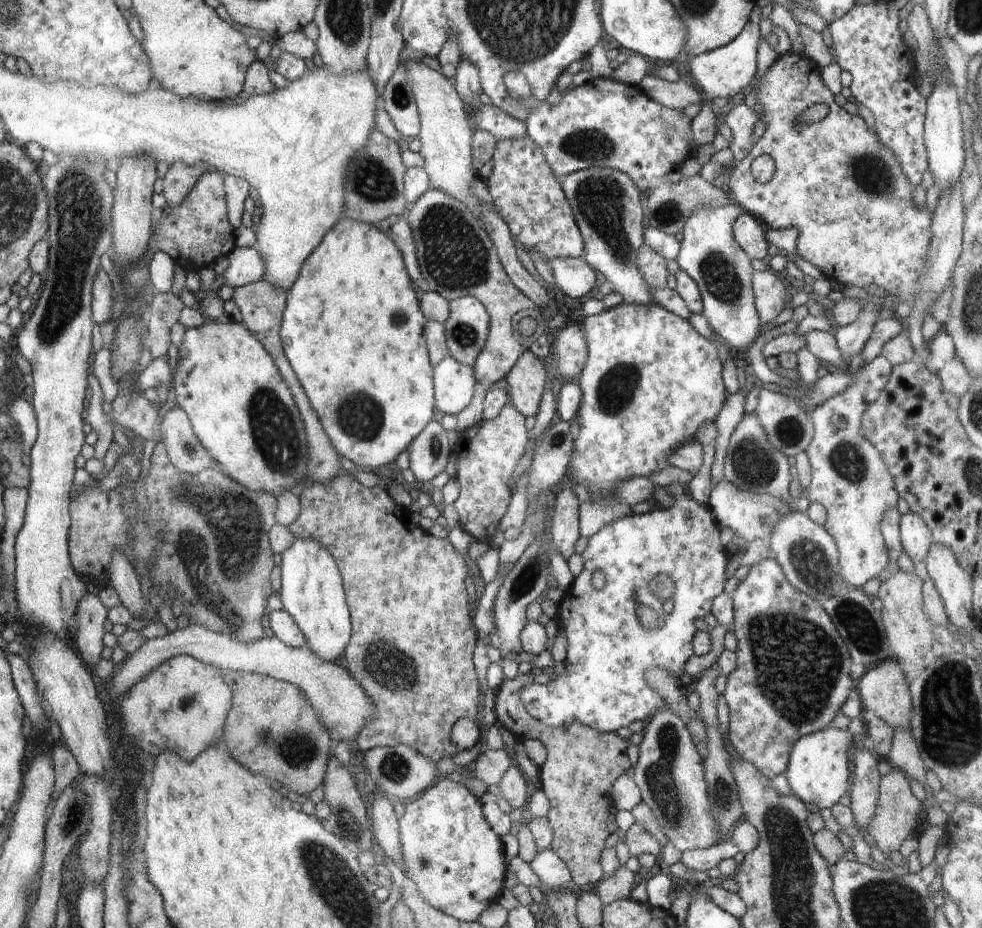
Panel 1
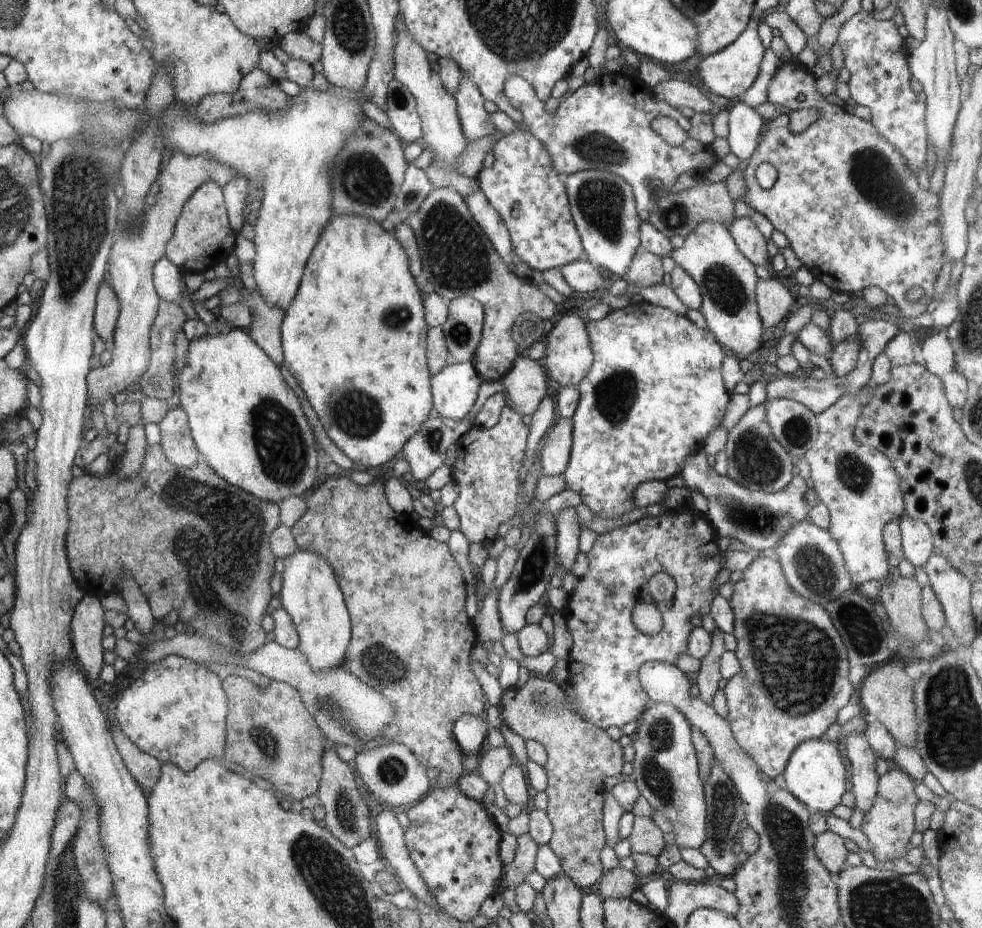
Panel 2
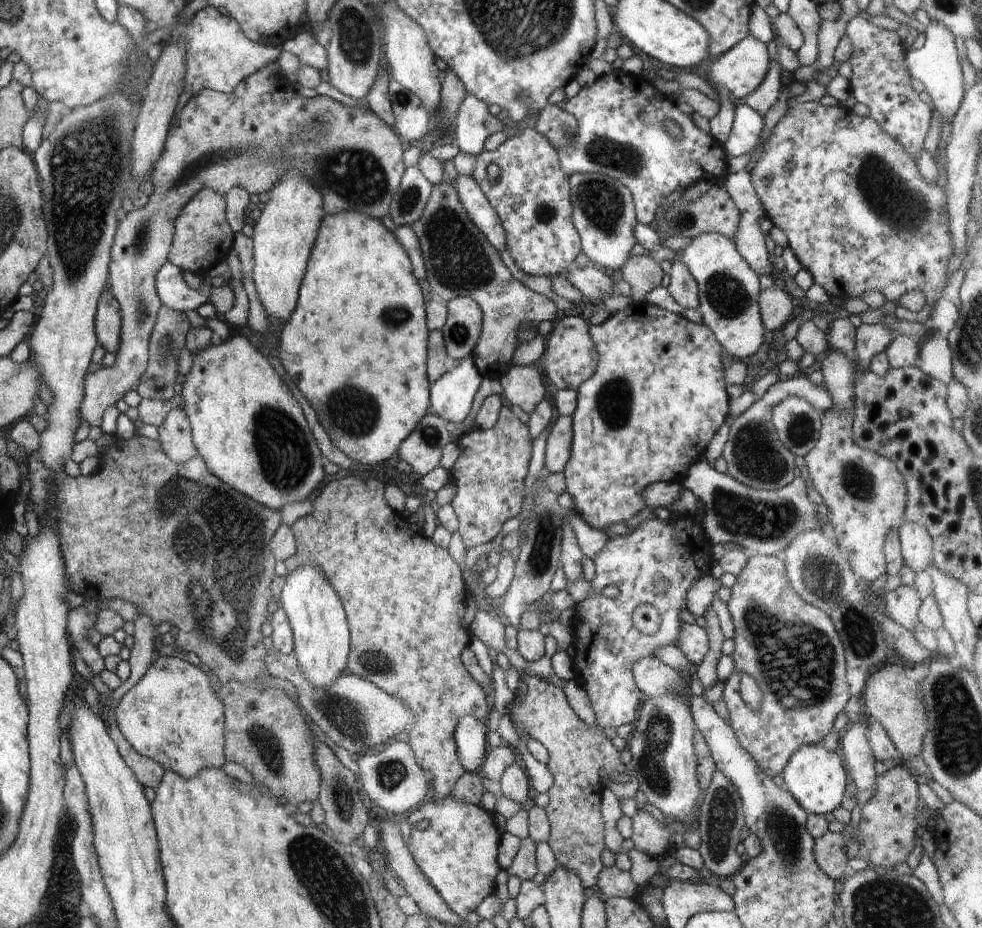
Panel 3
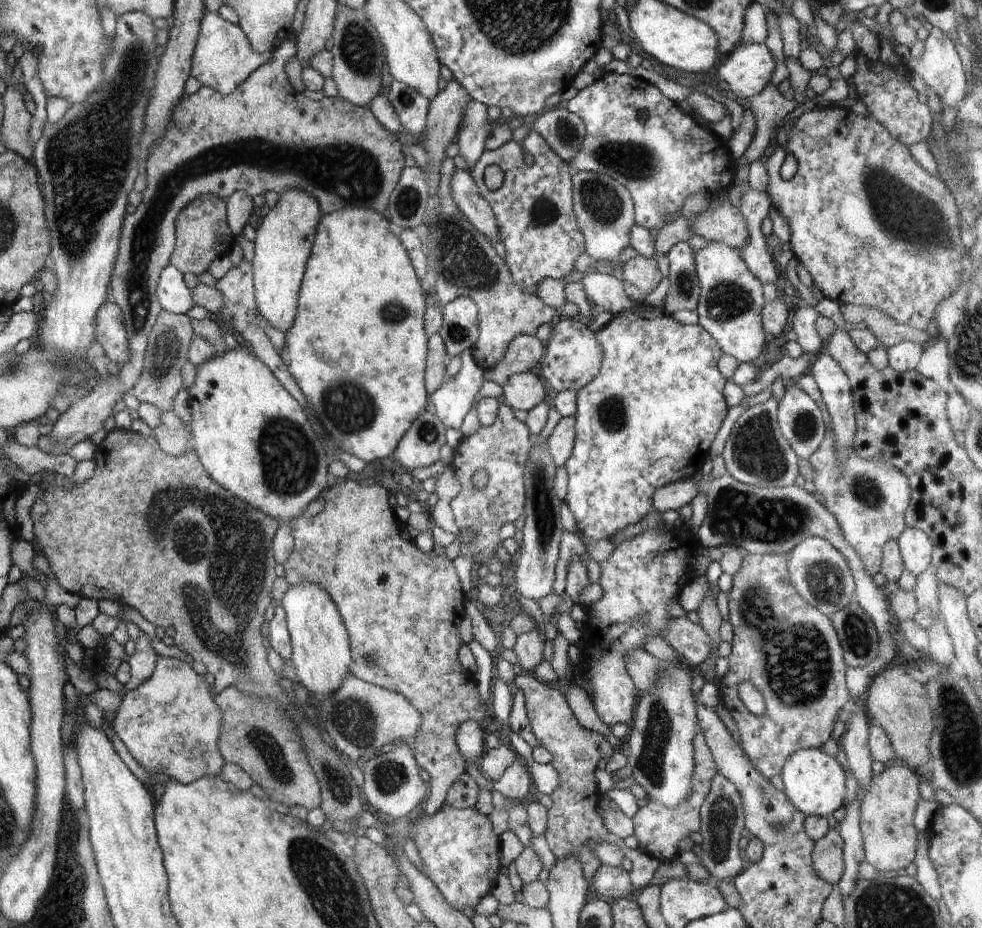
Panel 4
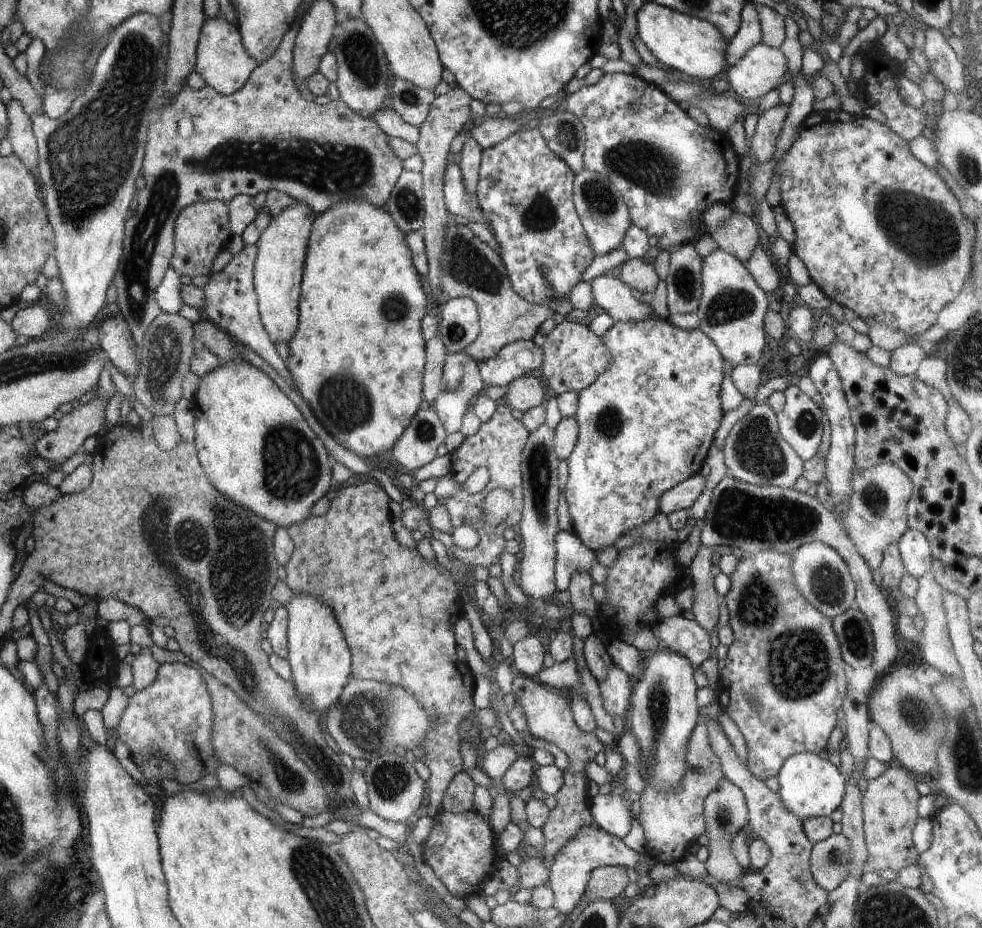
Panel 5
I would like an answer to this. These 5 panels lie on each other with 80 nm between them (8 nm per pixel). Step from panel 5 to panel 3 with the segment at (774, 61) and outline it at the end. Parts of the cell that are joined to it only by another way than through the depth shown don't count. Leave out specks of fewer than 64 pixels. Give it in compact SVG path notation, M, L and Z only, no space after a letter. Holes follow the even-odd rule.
M748 34L736 46L719 56L716 62L708 66L710 83L720 92L727 93L735 102L741 102L751 92L754 92L766 78L771 58L767 44Z

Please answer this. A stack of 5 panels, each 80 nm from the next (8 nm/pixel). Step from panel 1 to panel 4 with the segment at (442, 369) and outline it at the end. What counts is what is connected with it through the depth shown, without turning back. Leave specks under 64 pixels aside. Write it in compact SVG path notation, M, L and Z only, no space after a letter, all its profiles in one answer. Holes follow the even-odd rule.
M471 349L461 355L461 368L454 378L438 387L429 399L433 413L449 428L456 431L462 426L464 417L475 404L485 378L483 368L476 364Z

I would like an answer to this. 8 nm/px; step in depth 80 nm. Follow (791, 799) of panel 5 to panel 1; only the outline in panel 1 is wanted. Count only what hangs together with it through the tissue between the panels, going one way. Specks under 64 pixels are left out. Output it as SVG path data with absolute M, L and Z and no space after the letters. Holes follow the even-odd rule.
M829 726L820 732L799 738L792 747L785 775L793 795L803 803L818 808L830 808L848 792L850 772L850 741L853 735L848 730Z

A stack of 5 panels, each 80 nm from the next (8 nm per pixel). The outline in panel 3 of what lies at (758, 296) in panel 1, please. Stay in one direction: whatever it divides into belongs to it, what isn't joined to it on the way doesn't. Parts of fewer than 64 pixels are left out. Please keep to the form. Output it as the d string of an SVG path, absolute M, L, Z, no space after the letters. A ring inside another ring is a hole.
M777 286L761 290L758 302L761 319L766 331L782 330L793 319L793 296Z

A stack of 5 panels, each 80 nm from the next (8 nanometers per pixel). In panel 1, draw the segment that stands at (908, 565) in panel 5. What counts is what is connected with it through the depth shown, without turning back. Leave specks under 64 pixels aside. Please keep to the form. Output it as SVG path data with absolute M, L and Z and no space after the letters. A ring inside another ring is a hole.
M903 508L899 522L903 550L914 564L924 562L930 545L934 542L928 525L917 514Z

